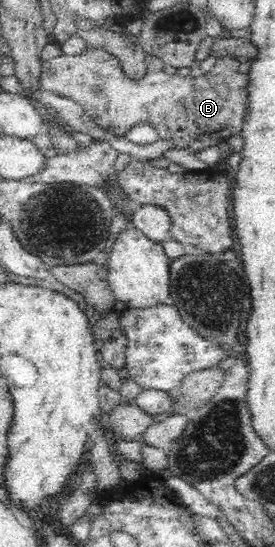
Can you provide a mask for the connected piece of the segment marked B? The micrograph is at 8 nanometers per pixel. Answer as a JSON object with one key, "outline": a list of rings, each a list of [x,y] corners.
{"outline":[[[87,44],[87,48],[81,54],[62,53],[61,56],[42,61],[38,83],[43,90],[51,91],[63,98],[71,98],[81,104],[99,128],[115,136],[124,136],[129,129],[134,129],[138,122],[149,121],[157,129],[161,140],[172,142],[172,148],[183,149],[195,155],[199,150],[219,146],[221,142],[227,142],[229,138],[243,134],[243,124],[250,109],[248,90],[251,76],[245,60],[234,55],[219,57],[215,61],[215,66],[203,76],[193,76],[193,73],[187,76],[168,74],[163,70],[165,68],[163,59],[149,53],[144,56],[144,63],[146,64],[144,76],[129,78],[121,61],[111,54],[111,51]]]}

